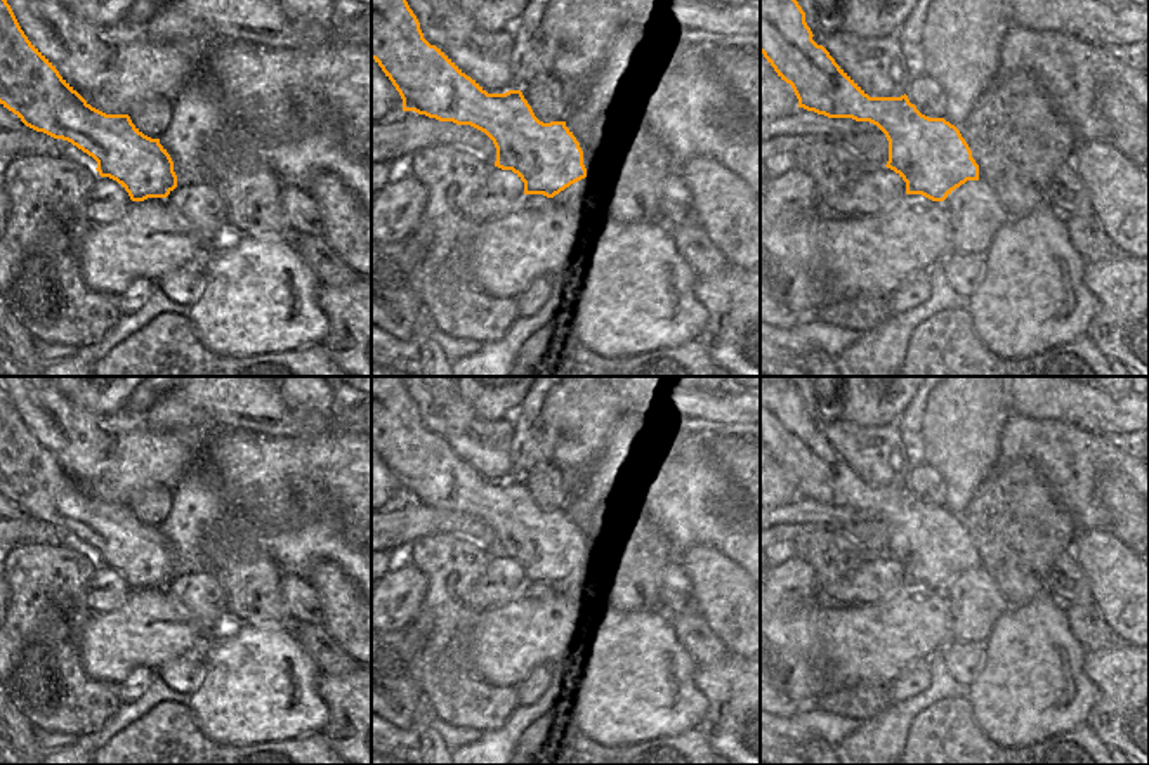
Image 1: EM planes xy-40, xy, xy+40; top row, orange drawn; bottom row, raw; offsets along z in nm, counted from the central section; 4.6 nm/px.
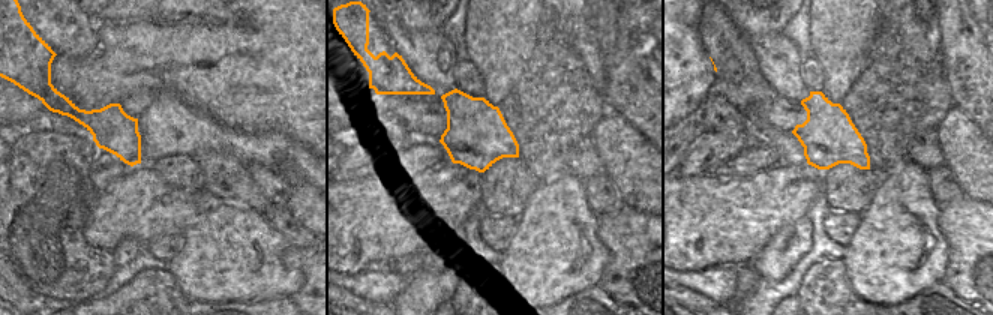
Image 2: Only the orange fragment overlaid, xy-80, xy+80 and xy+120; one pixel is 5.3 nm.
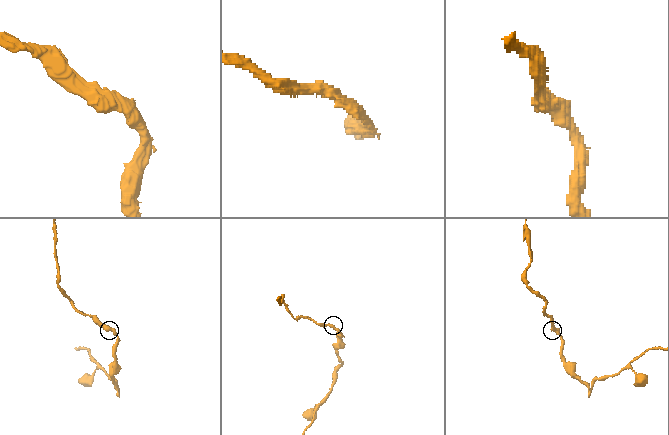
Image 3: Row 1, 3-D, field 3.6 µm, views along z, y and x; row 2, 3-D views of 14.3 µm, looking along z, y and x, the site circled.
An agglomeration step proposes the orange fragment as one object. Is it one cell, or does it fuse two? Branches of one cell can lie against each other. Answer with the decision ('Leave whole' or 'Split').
Leave whole

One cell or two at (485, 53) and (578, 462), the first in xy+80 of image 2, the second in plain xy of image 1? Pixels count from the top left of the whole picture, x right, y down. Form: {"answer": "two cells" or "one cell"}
{"answer": "one cell"}

